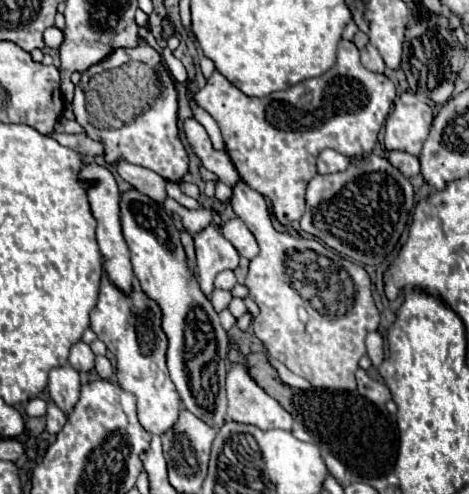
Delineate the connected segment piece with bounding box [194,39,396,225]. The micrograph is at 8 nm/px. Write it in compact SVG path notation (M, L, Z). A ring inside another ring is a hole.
M342 39L336 63L320 77L258 99L244 95L224 75L214 71L208 83L196 91L194 101L218 123L240 179L268 197L274 217L282 225L290 225L302 217L304 193L308 181L316 175L318 153L326 147L346 157L372 153L394 97L394 83L386 75L368 71L360 63L354 43Z

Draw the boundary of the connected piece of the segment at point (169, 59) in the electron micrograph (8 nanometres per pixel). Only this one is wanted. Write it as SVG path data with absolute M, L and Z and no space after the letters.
M164 49L164 61L166 61L166 65L168 65L168 71L170 71L170 75L172 75L172 79L174 81L178 81L178 83L184 83L184 81L188 81L188 73L186 73L186 69L184 69L184 65L168 51L168 49Z

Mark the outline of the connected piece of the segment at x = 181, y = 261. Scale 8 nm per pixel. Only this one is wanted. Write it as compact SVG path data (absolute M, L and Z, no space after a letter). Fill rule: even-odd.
M128 189L120 195L120 221L124 241L130 249L134 277L138 279L140 289L162 307L162 329L170 339L166 355L170 379L174 381L184 407L218 429L226 419L224 377L228 353L228 335L220 325L218 313L202 295L198 279L190 273L180 233L162 205L158 209L158 203L154 203L148 195Z

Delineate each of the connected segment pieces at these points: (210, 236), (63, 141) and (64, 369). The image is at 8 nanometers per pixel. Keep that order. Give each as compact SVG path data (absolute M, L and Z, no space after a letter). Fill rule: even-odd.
M212 225L206 227L206 231L194 235L194 247L196 247L198 277L202 291L206 291L206 279L214 279L220 271L226 269L234 271L238 267L240 261L238 251Z
M53 132L50 136L60 145L64 145L64 147L70 147L72 151L76 151L76 153L82 153L82 155L86 155L86 157L102 157L104 155L104 147L102 147L102 143L98 143L98 141L92 141L90 137L86 137L84 133L82 135L68 135L68 133L57 133Z
M60 365L50 371L48 379L48 391L52 401L68 415L78 401L80 393L80 375L74 367L70 365Z

